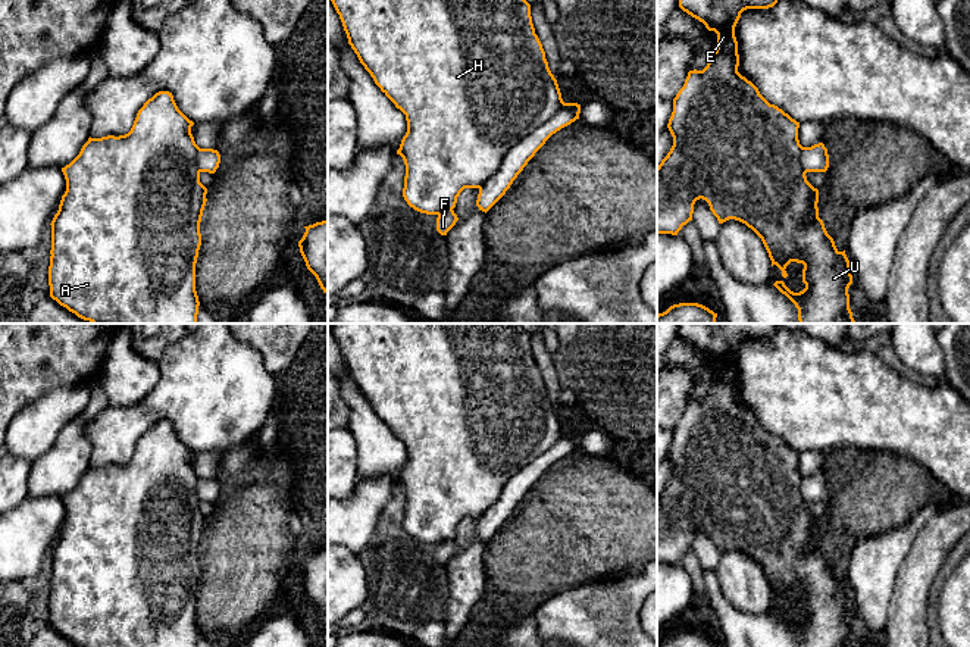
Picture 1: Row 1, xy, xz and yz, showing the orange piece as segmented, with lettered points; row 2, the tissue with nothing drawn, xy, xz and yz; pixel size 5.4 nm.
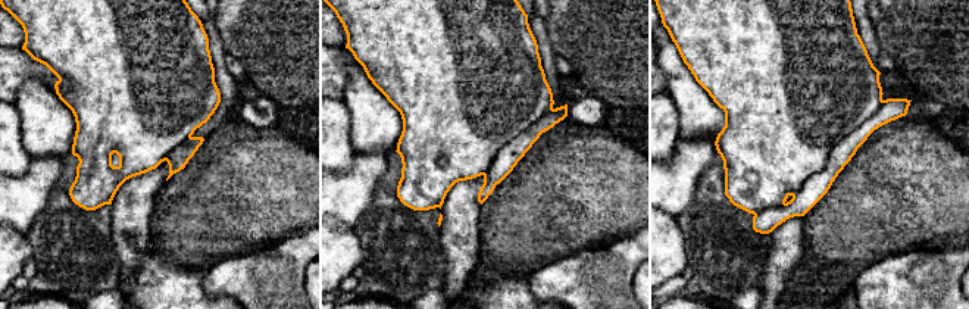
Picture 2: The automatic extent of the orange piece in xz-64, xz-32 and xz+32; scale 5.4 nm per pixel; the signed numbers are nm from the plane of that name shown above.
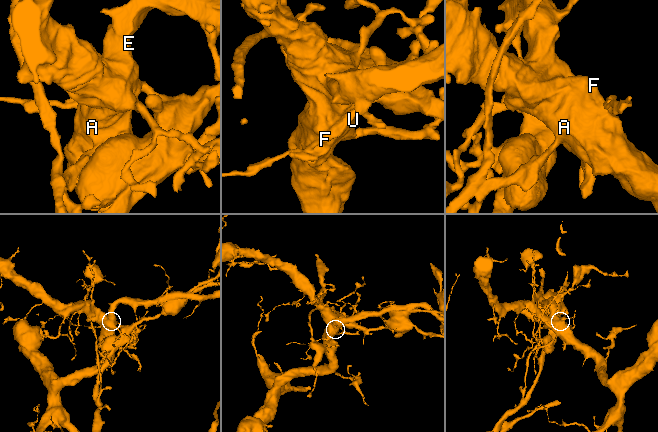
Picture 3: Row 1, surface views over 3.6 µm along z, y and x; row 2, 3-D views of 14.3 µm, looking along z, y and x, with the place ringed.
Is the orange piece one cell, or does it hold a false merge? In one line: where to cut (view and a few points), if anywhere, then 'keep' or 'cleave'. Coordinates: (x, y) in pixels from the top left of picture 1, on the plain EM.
cut xz (565, 433), (519, 469), (507, 481), (500, 497), (478, 516); cleave

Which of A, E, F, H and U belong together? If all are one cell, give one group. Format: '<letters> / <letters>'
A E H U / F

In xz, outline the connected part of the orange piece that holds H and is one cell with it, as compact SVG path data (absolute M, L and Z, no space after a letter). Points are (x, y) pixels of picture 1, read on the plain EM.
M334 324L331 331L360 393L381 421L406 444L407 462L397 479L406 494L403 526L420 543L441 544L453 540L464 518L479 518L486 512L498 501L507 481L550 450L564 434L557 409L548 397L545 381L535 363L531 334L520 324Z

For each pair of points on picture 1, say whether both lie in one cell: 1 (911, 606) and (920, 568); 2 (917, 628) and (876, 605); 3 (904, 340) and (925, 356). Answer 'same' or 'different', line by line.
1: same
2: different
3: same

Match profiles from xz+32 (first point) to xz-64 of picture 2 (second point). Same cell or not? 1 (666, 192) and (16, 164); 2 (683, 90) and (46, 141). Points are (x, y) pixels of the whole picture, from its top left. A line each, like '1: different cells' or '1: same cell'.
1: different cells
2: same cell

